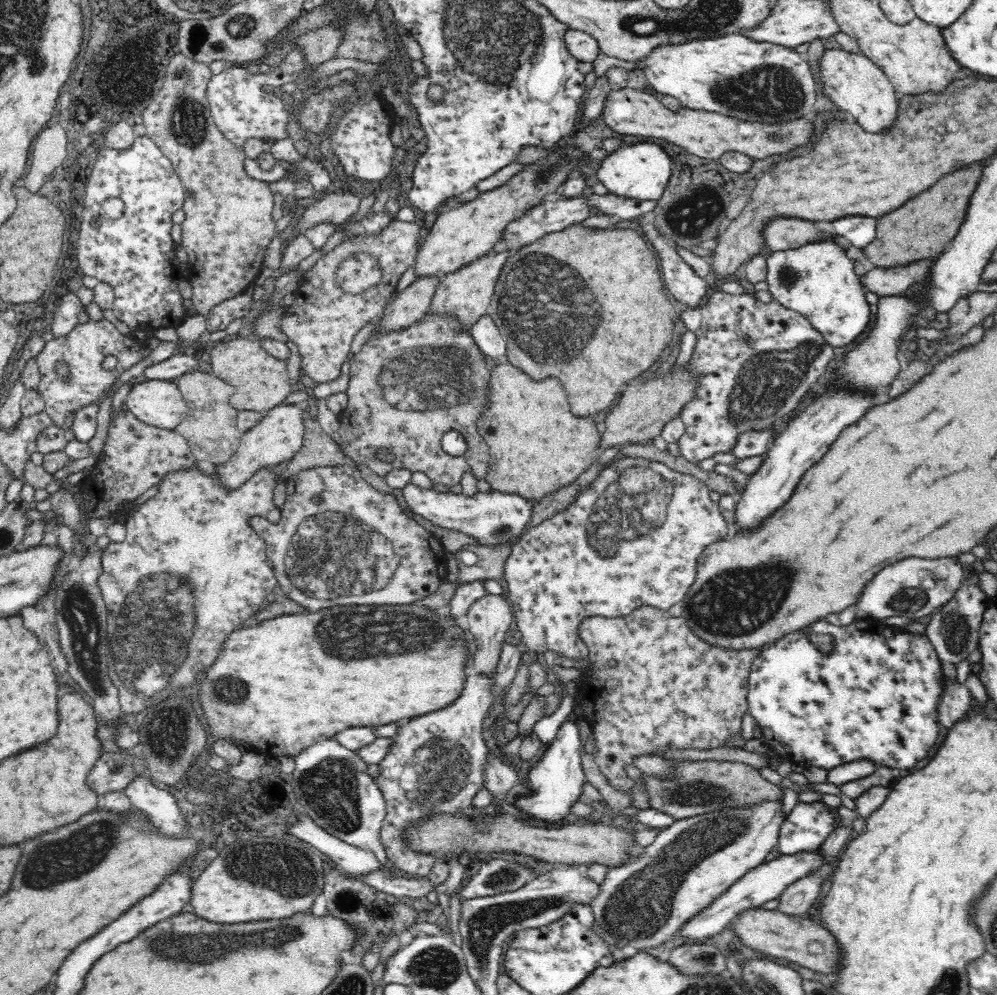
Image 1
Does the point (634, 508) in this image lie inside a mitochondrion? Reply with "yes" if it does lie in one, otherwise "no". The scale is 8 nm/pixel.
yes

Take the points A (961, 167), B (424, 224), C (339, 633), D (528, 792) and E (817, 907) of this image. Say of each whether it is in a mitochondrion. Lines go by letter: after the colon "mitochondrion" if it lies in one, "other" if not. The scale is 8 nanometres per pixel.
A: other
B: other
C: mitochondrion
D: other
E: other

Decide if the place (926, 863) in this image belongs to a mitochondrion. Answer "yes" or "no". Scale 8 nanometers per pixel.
no

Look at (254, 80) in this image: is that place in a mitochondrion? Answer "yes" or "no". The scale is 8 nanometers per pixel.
no

